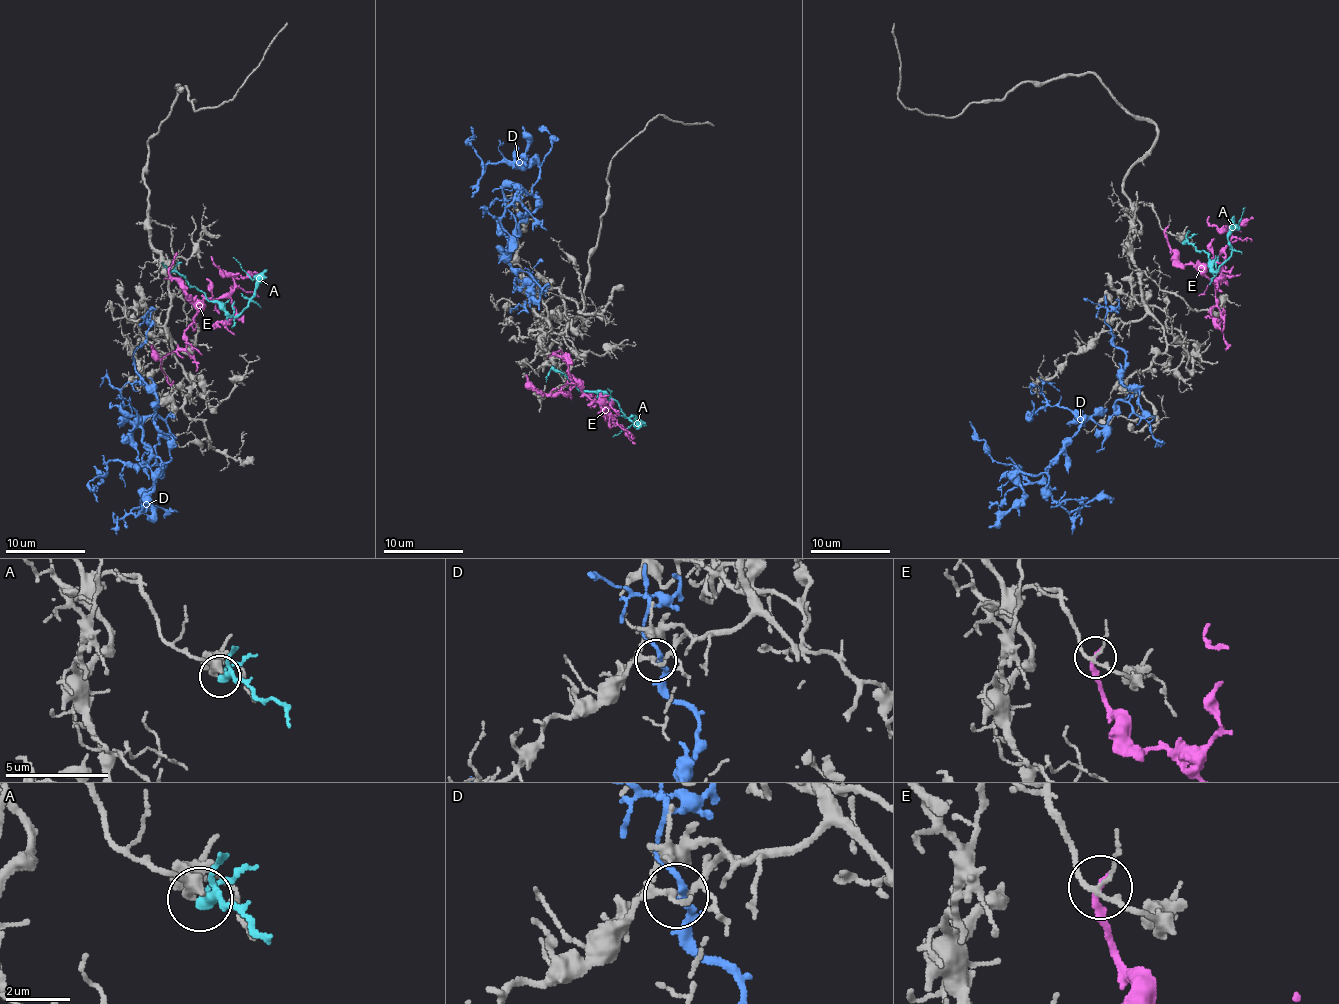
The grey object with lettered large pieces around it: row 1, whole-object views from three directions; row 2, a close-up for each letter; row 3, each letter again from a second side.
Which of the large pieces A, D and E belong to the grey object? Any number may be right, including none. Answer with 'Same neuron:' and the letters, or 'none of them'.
Same neuron: none of them

